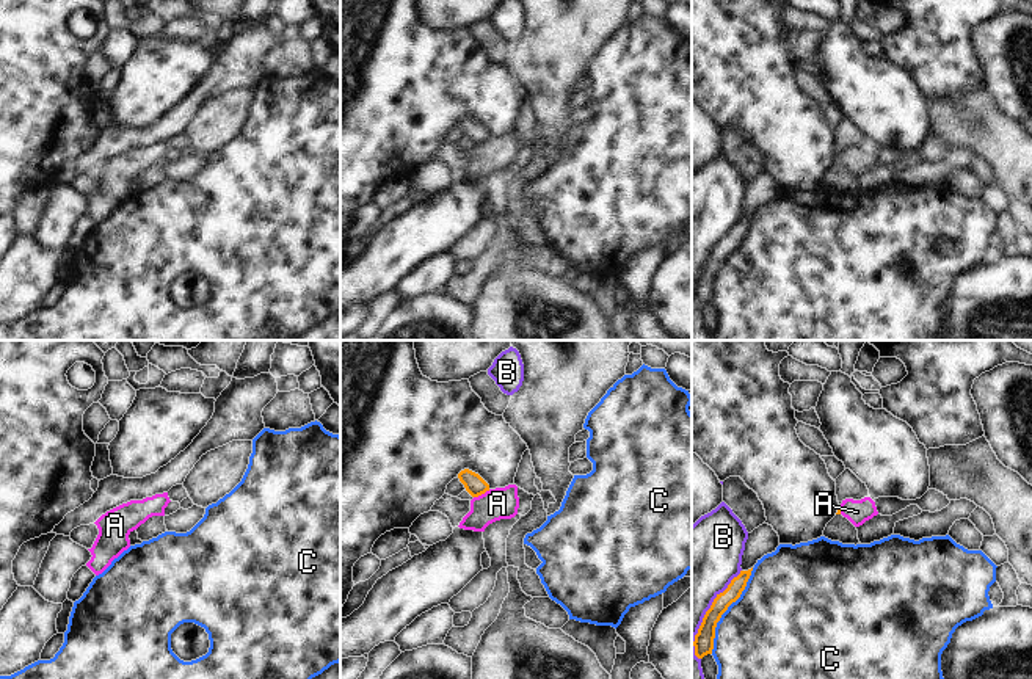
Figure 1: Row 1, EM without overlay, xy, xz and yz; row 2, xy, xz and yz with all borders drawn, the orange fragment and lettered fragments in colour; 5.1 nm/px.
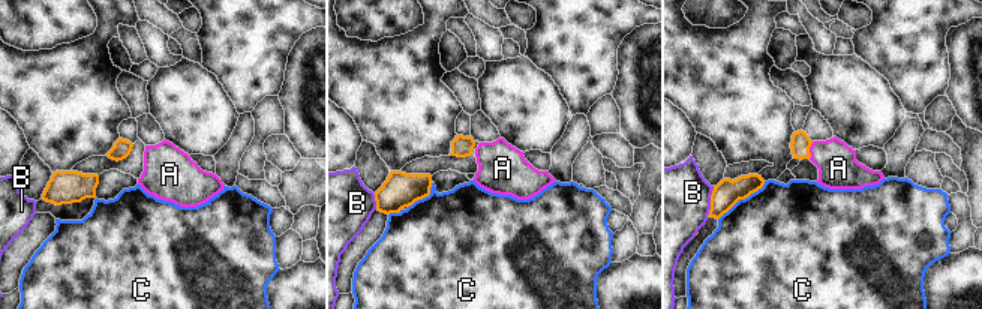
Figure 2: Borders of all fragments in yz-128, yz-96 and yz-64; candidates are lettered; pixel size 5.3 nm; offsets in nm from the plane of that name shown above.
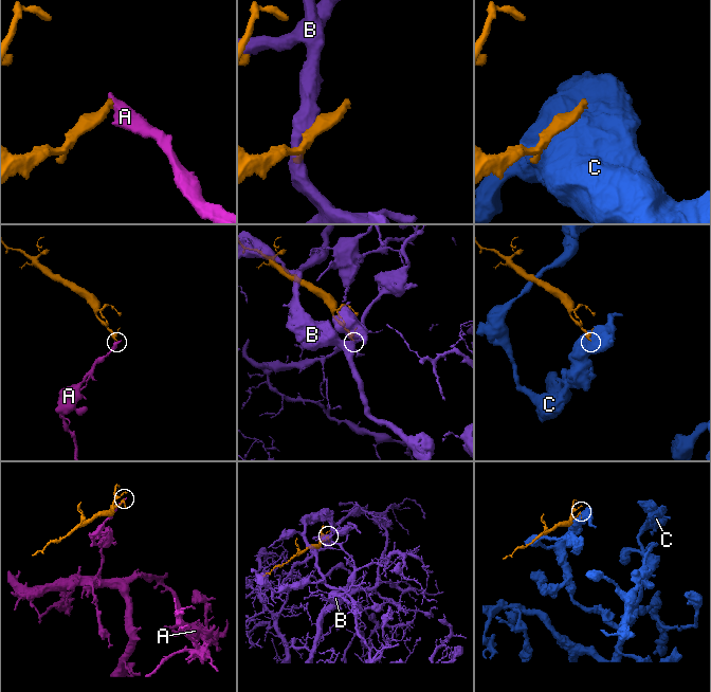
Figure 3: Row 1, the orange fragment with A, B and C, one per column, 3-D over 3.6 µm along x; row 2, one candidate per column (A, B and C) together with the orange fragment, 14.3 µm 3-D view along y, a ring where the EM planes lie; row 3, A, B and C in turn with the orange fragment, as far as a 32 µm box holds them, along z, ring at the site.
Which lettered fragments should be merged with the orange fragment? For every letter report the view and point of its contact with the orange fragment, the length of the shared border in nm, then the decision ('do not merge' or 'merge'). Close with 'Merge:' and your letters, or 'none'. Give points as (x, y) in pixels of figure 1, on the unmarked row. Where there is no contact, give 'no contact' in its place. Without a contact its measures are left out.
A: meets orange in xz at (482, 141); contact 100 nm long; do not merge
B: meets orange in yz at (704, 264); contact 500 nm long; do not merge
C: meets orange in yz at (726, 257); contact 500 nm long; do not merge
Merge: none

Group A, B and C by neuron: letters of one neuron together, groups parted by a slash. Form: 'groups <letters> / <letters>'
groups A / B / C

